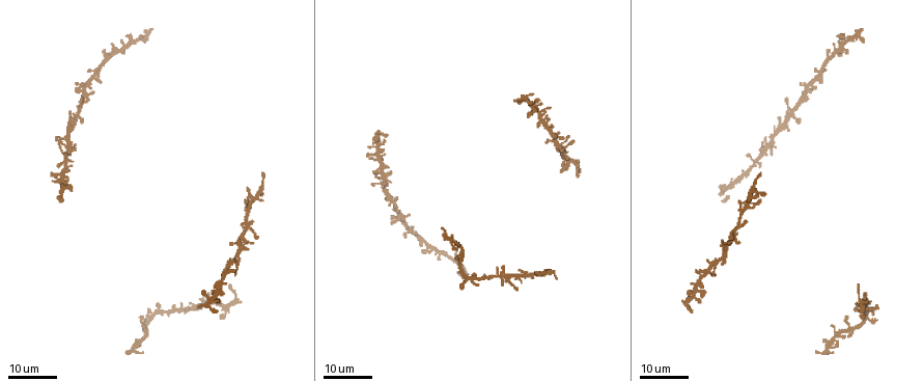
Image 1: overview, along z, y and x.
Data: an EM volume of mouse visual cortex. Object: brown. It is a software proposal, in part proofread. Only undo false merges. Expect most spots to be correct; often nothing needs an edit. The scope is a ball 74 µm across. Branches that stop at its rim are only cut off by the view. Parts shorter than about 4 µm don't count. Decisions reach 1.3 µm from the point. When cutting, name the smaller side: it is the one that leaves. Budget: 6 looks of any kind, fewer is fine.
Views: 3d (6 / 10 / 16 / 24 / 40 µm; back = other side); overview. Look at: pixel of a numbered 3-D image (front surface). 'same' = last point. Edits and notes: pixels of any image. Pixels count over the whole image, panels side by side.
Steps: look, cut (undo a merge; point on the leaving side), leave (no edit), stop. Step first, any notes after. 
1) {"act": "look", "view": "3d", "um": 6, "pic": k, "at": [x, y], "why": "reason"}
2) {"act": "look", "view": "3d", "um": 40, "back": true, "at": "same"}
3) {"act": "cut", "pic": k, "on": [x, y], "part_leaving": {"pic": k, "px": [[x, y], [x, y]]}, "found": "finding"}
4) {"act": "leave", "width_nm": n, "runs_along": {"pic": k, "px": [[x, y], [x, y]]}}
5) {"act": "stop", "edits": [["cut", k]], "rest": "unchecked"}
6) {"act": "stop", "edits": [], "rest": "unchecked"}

{"act": "look", "view": "3d", "um": 24, "pic": 1, "at": [460, 249], "why": "four or more arms meet"}

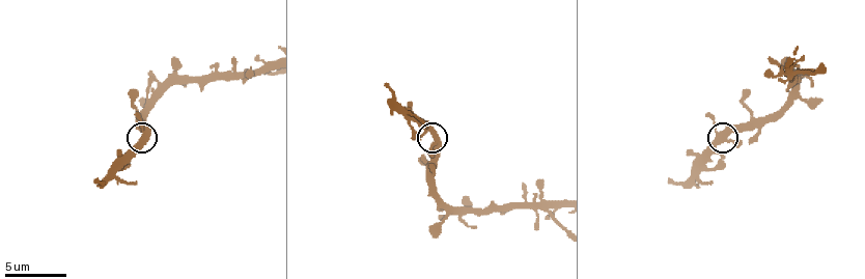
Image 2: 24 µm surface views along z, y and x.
{"act": "look", "view": "3d", "um": 6, "pic": 2, "at": [433, 134]}

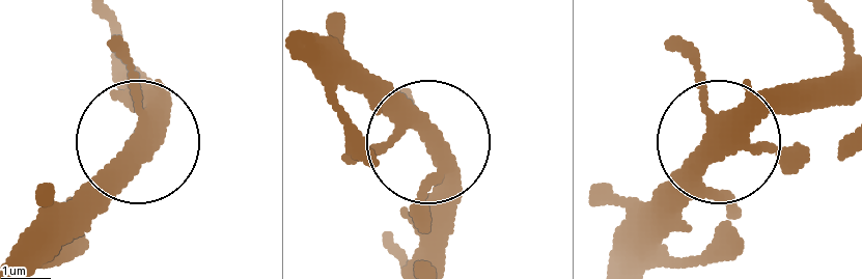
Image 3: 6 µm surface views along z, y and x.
{"act": "leave", "width_nm": 370, "found": "all the same cell"}

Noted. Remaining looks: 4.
{"act": "look", "view": "3d", "um": 24, "pic": 1, "at": [248, 229], "why": "looks like a crossing"}

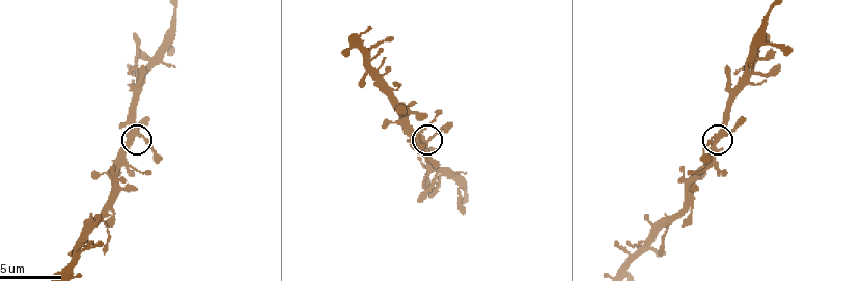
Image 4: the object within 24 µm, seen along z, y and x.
{"act": "look", "view": "3d", "um": 10, "pic": 4, "at": [137, 135]}

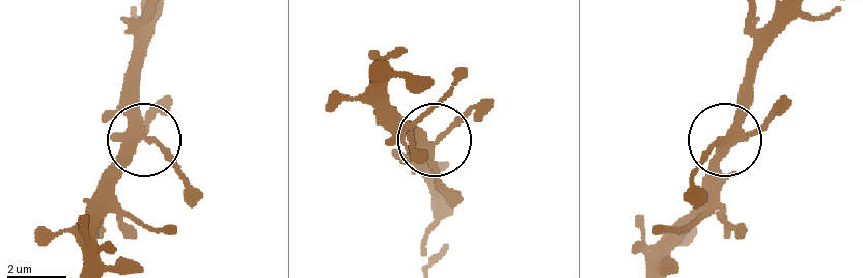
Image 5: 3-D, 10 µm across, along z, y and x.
{"act": "leave", "found": "one cell here"}

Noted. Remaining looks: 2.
{"act": "look", "view": "3d", "um": 6, "pic": 4, "at": [676, 217], "why": "side arm on a straight run"}

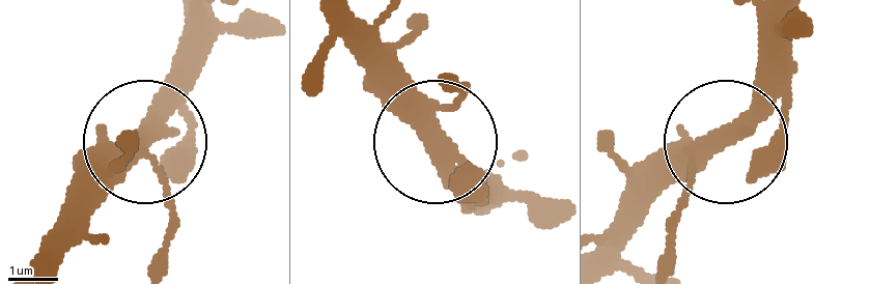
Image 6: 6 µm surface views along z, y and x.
{"act": "look", "view": "3d", "um": 6, "back": true, "pic": 6, "at": [443, 143]}

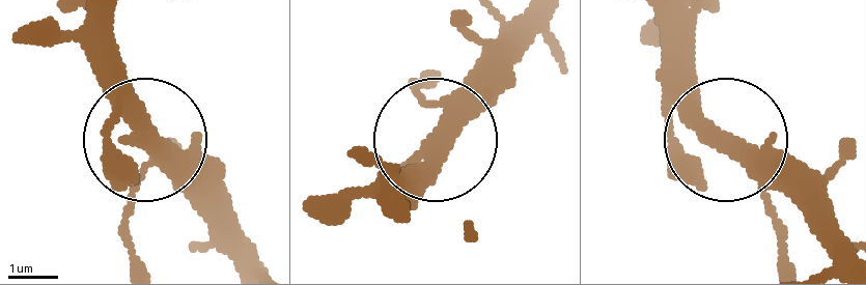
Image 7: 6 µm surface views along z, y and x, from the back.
{"act": "leave", "found": "continuous, no second cell"}

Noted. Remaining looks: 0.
{"act": "stop", "edits": [], "rest": "unchecked"}

